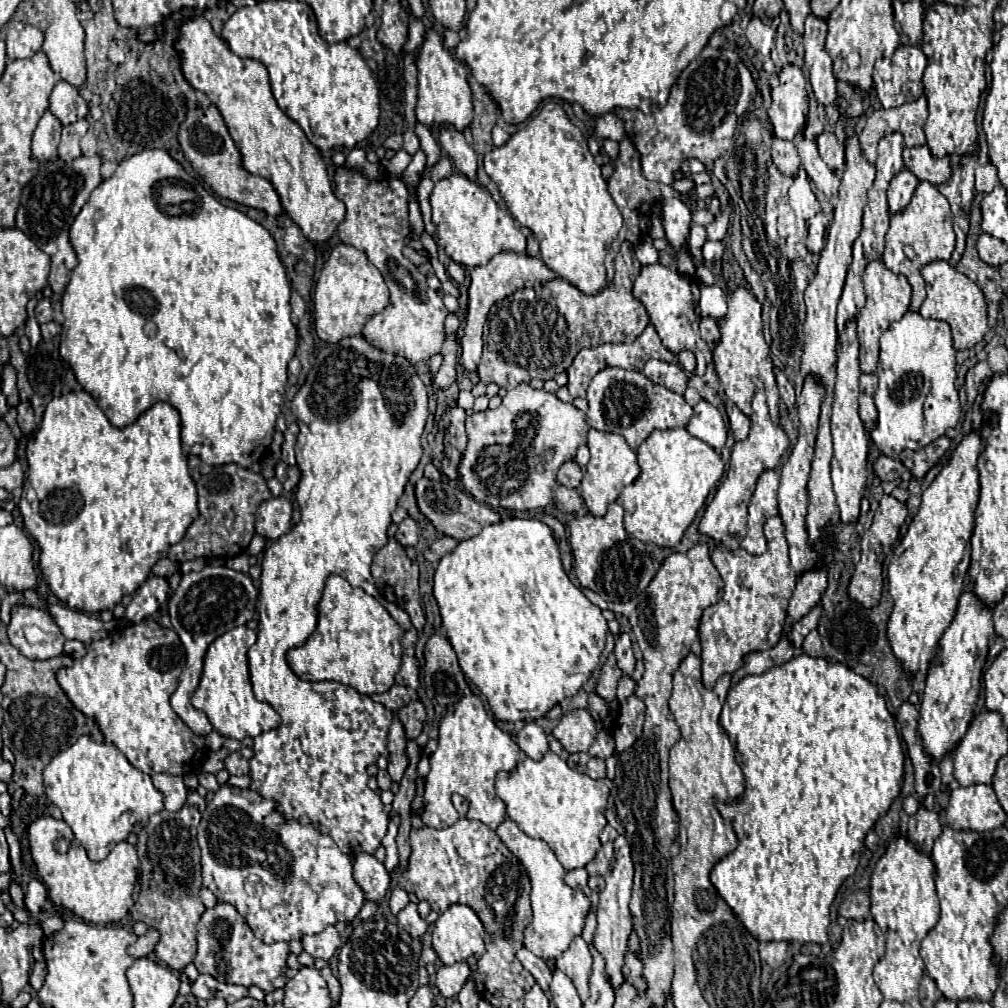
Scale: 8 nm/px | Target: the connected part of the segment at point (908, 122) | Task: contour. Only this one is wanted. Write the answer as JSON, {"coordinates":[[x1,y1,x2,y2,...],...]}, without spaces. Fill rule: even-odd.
{"coordinates":[[920,96,914,102,906,102,898,108,874,110,870,116,866,116,866,124,860,132,860,146,862,146,864,158,874,164,876,146,880,138,890,132,902,132,908,148,924,146,926,144,926,138,924,138,926,118,928,118,928,104,924,96]]}

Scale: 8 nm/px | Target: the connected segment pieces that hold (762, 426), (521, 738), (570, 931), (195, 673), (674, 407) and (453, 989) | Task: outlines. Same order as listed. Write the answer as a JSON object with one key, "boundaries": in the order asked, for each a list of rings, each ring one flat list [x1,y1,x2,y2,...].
{"boundaries":[[[754,380,756,384,756,394,752,398,752,414,750,414,750,434,746,440,736,442,732,448,732,456,730,456,730,468,726,472,724,482,718,486,712,502,708,504,704,518,700,522,700,532,720,540,726,548,734,550,738,548,738,542,732,536,744,536,746,534,746,516,748,516,748,502,750,496,754,492,754,484,758,480,758,476,768,470,774,468,782,454,786,452,786,448,790,446,790,440,784,432,784,428,776,422,770,420,768,416,768,408,766,408,766,396,764,396,764,388,760,380]],[[526,722,522,726,522,730,516,734,516,744,532,760,540,760,542,754,548,750,546,734,536,722]],[[506,818,496,828,496,834,508,846,508,850,522,862,522,866,526,868,530,882,532,882,530,898,532,898,534,918,524,930,524,946,544,960,556,960,558,956,562,956,562,952,566,952,566,948,574,940,574,936,578,936,582,932,586,912,590,910,590,900,586,896,582,896,580,892,572,890,564,882,566,870,556,860,554,852,550,850,550,846,544,840,526,836,512,818]],[[206,566,200,572,184,574,178,590,170,596,170,602,168,602,170,620,186,648,186,666,180,674,180,682,178,682,176,692,170,698,170,704,172,704,174,712,186,722,186,726,192,728,200,736,210,734,212,724,208,722,208,716,204,712,200,712,192,706,190,696,200,682,206,648,224,632,246,624,254,616,256,600,258,600,258,588,254,586,252,578,248,574,232,570,228,566]],[[622,368,600,370,588,386,586,400,590,404,586,412,586,422,602,432,622,434,632,450,636,450,654,430,684,428,690,416,694,414,692,408,686,404,684,396,650,382,638,370,622,370]],[[466,962,442,966,436,972,436,986,444,998,452,998,460,992,462,984,470,978,470,968]]]}

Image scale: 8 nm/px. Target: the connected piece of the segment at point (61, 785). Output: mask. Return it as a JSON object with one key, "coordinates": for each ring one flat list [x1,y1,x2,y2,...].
{"coordinates":[[80,736,76,744,50,760,50,764,44,768,44,788,48,800,60,808,64,822,72,828,76,840,86,848,90,860,104,860,118,842,128,838,130,832,140,832,148,824,150,814,164,808,162,794,154,788,148,774,136,770,114,744,98,744,90,736]]}

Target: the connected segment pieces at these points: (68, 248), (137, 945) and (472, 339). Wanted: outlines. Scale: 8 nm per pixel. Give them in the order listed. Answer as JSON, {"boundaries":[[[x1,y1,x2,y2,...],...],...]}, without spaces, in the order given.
{"boundaries":[[[98,154,94,156,80,156,72,162,64,162,62,158,50,160,46,164,40,164,40,172,30,180,30,184,22,190,20,206,16,212,16,228,22,230,30,240,50,256,52,270,48,276,48,286,52,288,52,300,58,302,72,270,76,268,76,256,74,248,68,240,68,230,82,206,86,204,90,192,102,182,100,176,102,158]],[[150,928,144,936,138,936,138,940,136,940,134,944,130,944,128,954,130,954,132,958,148,956,148,954,152,954,152,952,154,952,154,946,156,946,156,942,158,942,158,940,160,940,160,932,158,932,158,930,154,930,154,928]],[[500,252,496,254,486,266,478,266,472,270,472,282,468,290,468,324,464,330,464,338,460,340,462,344,462,356,460,364,464,370,476,370,482,354,482,328,486,324,488,310,492,308,494,302,502,300,504,296,510,296,512,292,523,289,523,287,533,287,536,282,550,282,554,280,556,274,544,264,542,258,534,258,528,254,518,254,518,252]]]}

